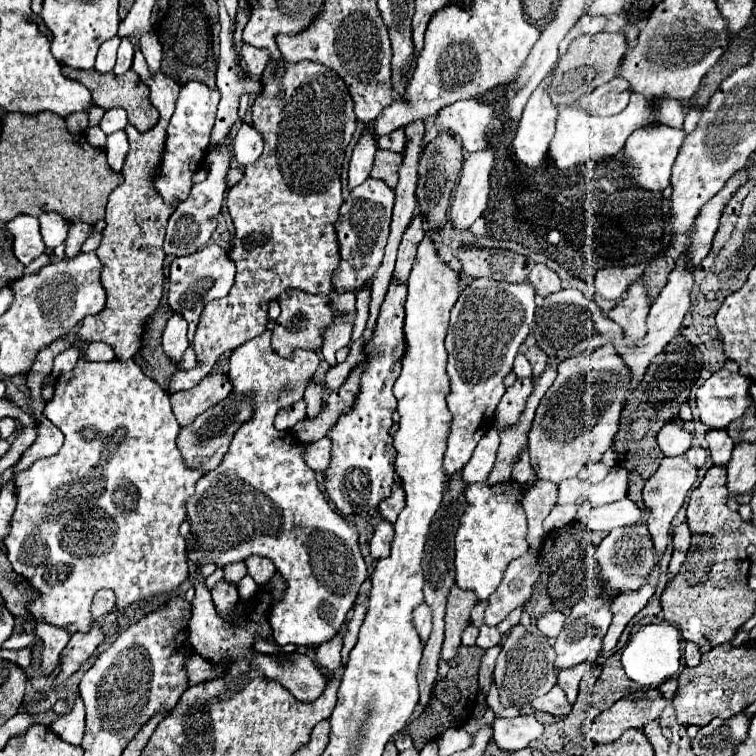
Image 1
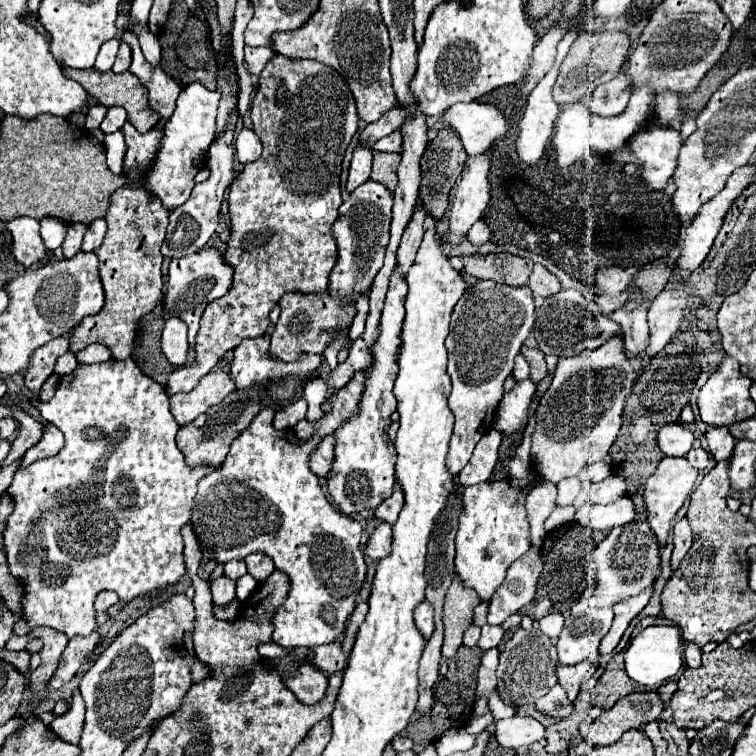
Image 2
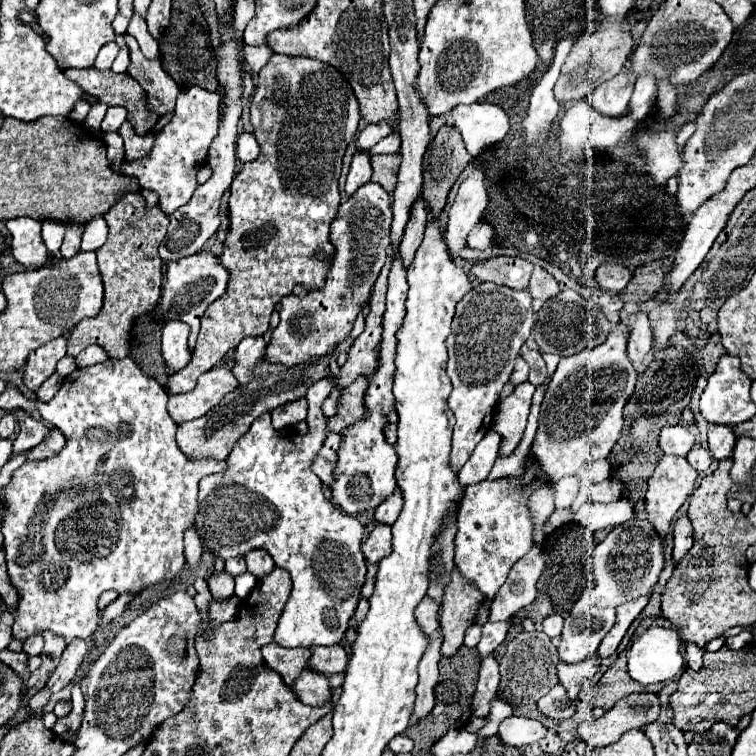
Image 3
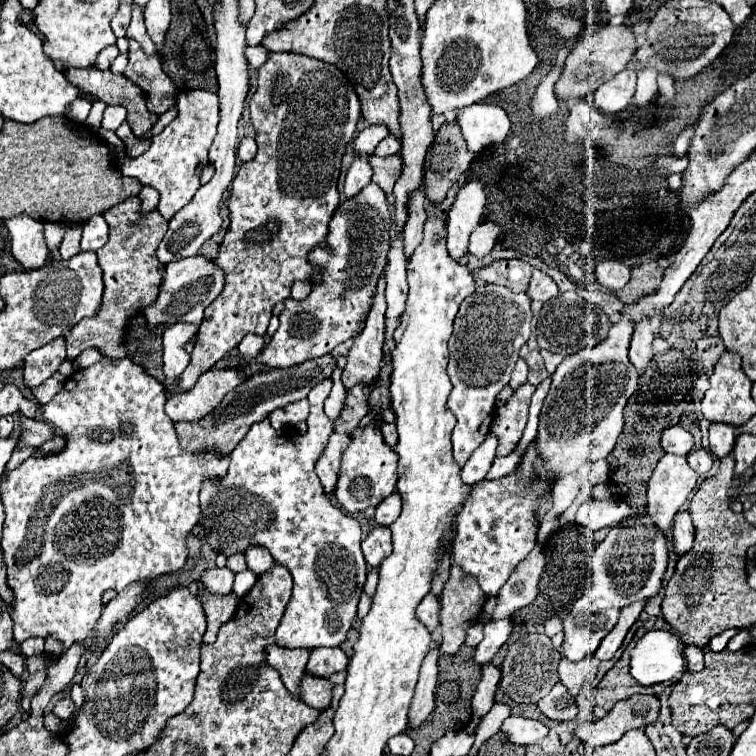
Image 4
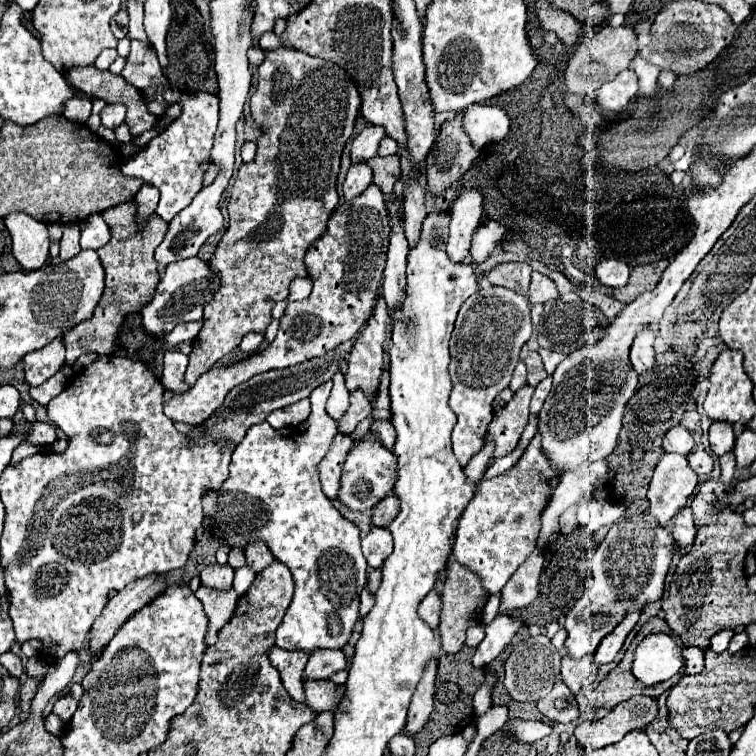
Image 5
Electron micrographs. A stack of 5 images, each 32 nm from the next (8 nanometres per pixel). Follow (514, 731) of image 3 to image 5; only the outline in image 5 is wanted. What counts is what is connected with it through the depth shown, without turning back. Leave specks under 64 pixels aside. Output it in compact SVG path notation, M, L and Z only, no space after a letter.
M510 720L508 726L520 742L528 742L528 744L532 744L552 732L552 726L548 726L544 722L532 722L532 720Z

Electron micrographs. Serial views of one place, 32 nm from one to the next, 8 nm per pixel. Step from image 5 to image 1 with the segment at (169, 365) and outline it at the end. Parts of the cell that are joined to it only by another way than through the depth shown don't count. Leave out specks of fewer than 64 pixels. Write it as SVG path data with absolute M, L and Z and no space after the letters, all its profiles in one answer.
M174 314L166 322L166 328L164 328L164 334L162 334L162 350L172 362L180 362L188 344L190 344L188 338L186 338L186 330L188 330L188 324L178 314Z

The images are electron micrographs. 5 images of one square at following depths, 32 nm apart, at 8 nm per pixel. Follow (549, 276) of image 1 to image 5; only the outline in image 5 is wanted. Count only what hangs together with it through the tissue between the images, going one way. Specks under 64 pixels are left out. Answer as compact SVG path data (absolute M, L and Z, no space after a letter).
M532 272L532 284L530 284L530 292L528 292L528 302L530 304L544 304L548 300L558 298L558 290L556 284L542 276L540 272Z

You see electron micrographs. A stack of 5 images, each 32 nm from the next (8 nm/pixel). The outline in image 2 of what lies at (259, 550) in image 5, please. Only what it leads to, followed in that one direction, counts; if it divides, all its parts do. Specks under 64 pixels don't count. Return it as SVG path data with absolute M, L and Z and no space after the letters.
M260 552L248 554L244 558L244 562L246 562L248 572L254 576L256 582L264 582L274 572L274 562L266 554L260 554Z

